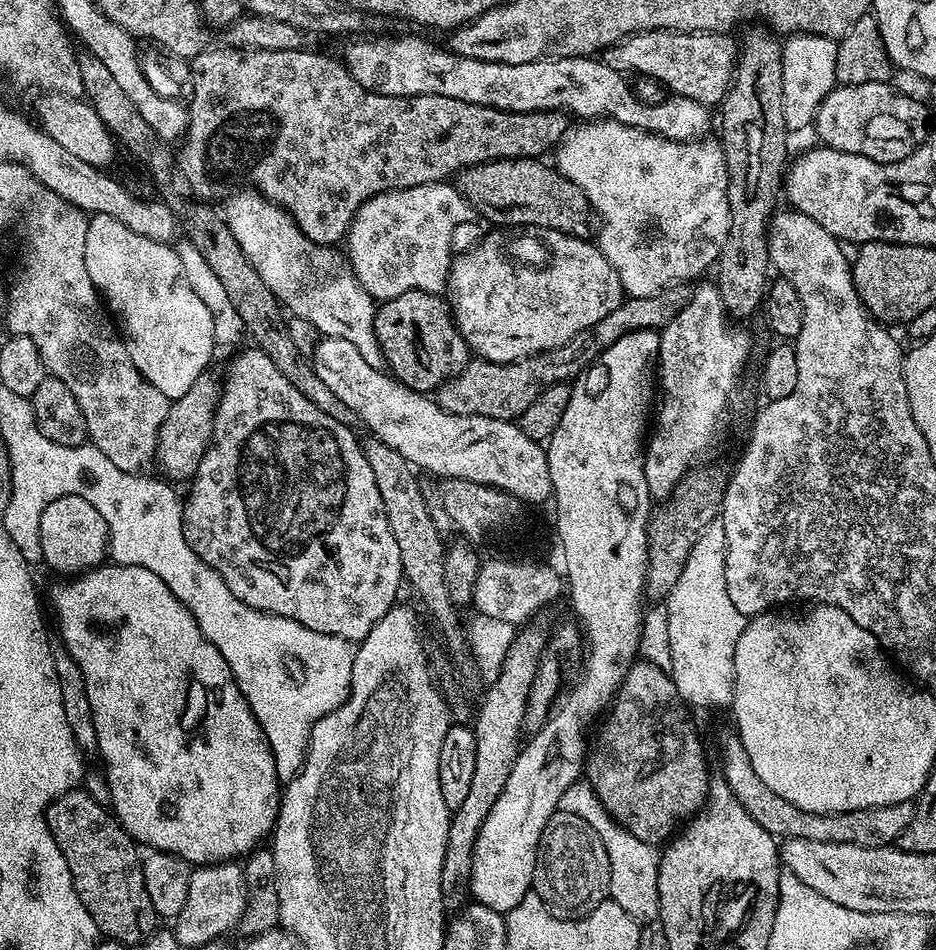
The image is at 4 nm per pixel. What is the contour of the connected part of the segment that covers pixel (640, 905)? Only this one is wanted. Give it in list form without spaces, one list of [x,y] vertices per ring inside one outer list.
[[[619,826],[603,829],[602,835],[608,846],[608,861],[610,862],[610,882],[608,896],[630,918],[639,920],[641,925],[648,926],[660,915],[660,895],[658,894],[658,870],[660,869],[661,849],[650,842],[642,842],[642,838],[634,838]]]

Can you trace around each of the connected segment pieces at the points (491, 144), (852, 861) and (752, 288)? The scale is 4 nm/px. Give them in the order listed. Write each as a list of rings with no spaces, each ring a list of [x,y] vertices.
[[[213,46],[205,47],[203,52],[191,61],[190,67],[194,73],[194,84],[200,87],[200,96],[204,99],[204,104],[208,108],[212,108],[212,116],[196,116],[196,114],[189,115],[188,127],[186,129],[186,140],[188,136],[188,148],[184,148],[178,152],[178,168],[179,171],[190,180],[191,186],[197,191],[195,192],[199,197],[208,198],[212,192],[212,187],[215,186],[216,180],[220,180],[223,176],[237,176],[240,180],[249,180],[249,185],[255,189],[263,192],[268,199],[275,201],[276,204],[284,208],[285,211],[292,213],[292,219],[296,224],[310,237],[316,244],[326,244],[329,246],[335,245],[335,240],[343,241],[348,234],[348,228],[352,224],[352,219],[356,216],[356,211],[362,207],[372,196],[377,196],[380,192],[386,192],[389,188],[409,188],[410,186],[422,186],[423,184],[438,184],[447,181],[449,178],[455,177],[457,174],[464,171],[465,168],[473,168],[475,164],[484,164],[487,160],[515,160],[517,156],[530,156],[533,158],[543,157],[543,152],[551,153],[553,149],[559,145],[560,141],[568,135],[570,131],[569,113],[564,110],[547,110],[541,112],[517,112],[509,110],[507,112],[504,106],[499,108],[491,108],[490,106],[482,106],[474,102],[466,102],[458,98],[450,98],[449,96],[439,96],[438,94],[422,94],[421,96],[387,96],[381,92],[372,92],[368,88],[364,88],[358,81],[356,81],[351,71],[339,59],[331,60],[328,56],[323,56],[320,52],[303,52],[300,48],[264,48],[265,46],[245,47],[245,46],[223,46],[224,48],[212,48]]]
[[[793,836],[779,845],[780,863],[787,871],[793,872],[810,890],[820,888],[822,898],[832,896],[830,902],[840,900],[838,906],[848,904],[846,910],[864,908],[864,852],[870,846],[843,844],[842,842],[822,842],[810,838]]]
[[[738,56],[735,68],[740,71],[740,84],[734,84],[736,96],[732,96],[732,100],[723,100],[728,104],[728,124],[740,124],[740,120],[748,120],[748,124],[744,124],[744,128],[728,128],[728,132],[718,132],[728,163],[730,230],[714,268],[714,284],[720,291],[721,300],[731,319],[742,322],[740,320],[755,314],[759,304],[761,307],[765,303],[766,293],[770,287],[770,221],[777,211],[776,203],[782,200],[784,178],[790,164],[790,129],[786,126],[786,118],[782,114],[782,58],[776,60],[776,56]]]

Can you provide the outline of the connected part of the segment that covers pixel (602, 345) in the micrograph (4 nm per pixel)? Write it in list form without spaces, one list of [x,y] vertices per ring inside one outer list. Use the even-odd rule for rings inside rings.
[[[665,290],[658,296],[647,296],[646,298],[634,296],[625,299],[624,303],[618,306],[618,310],[614,310],[606,318],[602,318],[602,322],[596,324],[594,331],[582,332],[570,342],[562,345],[561,348],[555,348],[549,352],[540,352],[536,356],[526,356],[522,360],[515,360],[509,364],[499,364],[493,360],[481,360],[479,358],[469,359],[467,366],[455,379],[448,380],[447,383],[440,385],[438,403],[447,412],[462,414],[463,416],[481,416],[482,418],[494,418],[495,420],[518,418],[542,394],[545,388],[552,387],[555,384],[575,381],[577,377],[588,371],[588,367],[594,363],[601,352],[605,352],[613,342],[618,338],[622,338],[627,332],[637,332],[647,328],[661,330],[667,326],[686,301],[685,294],[683,295],[676,291],[680,290]]]

